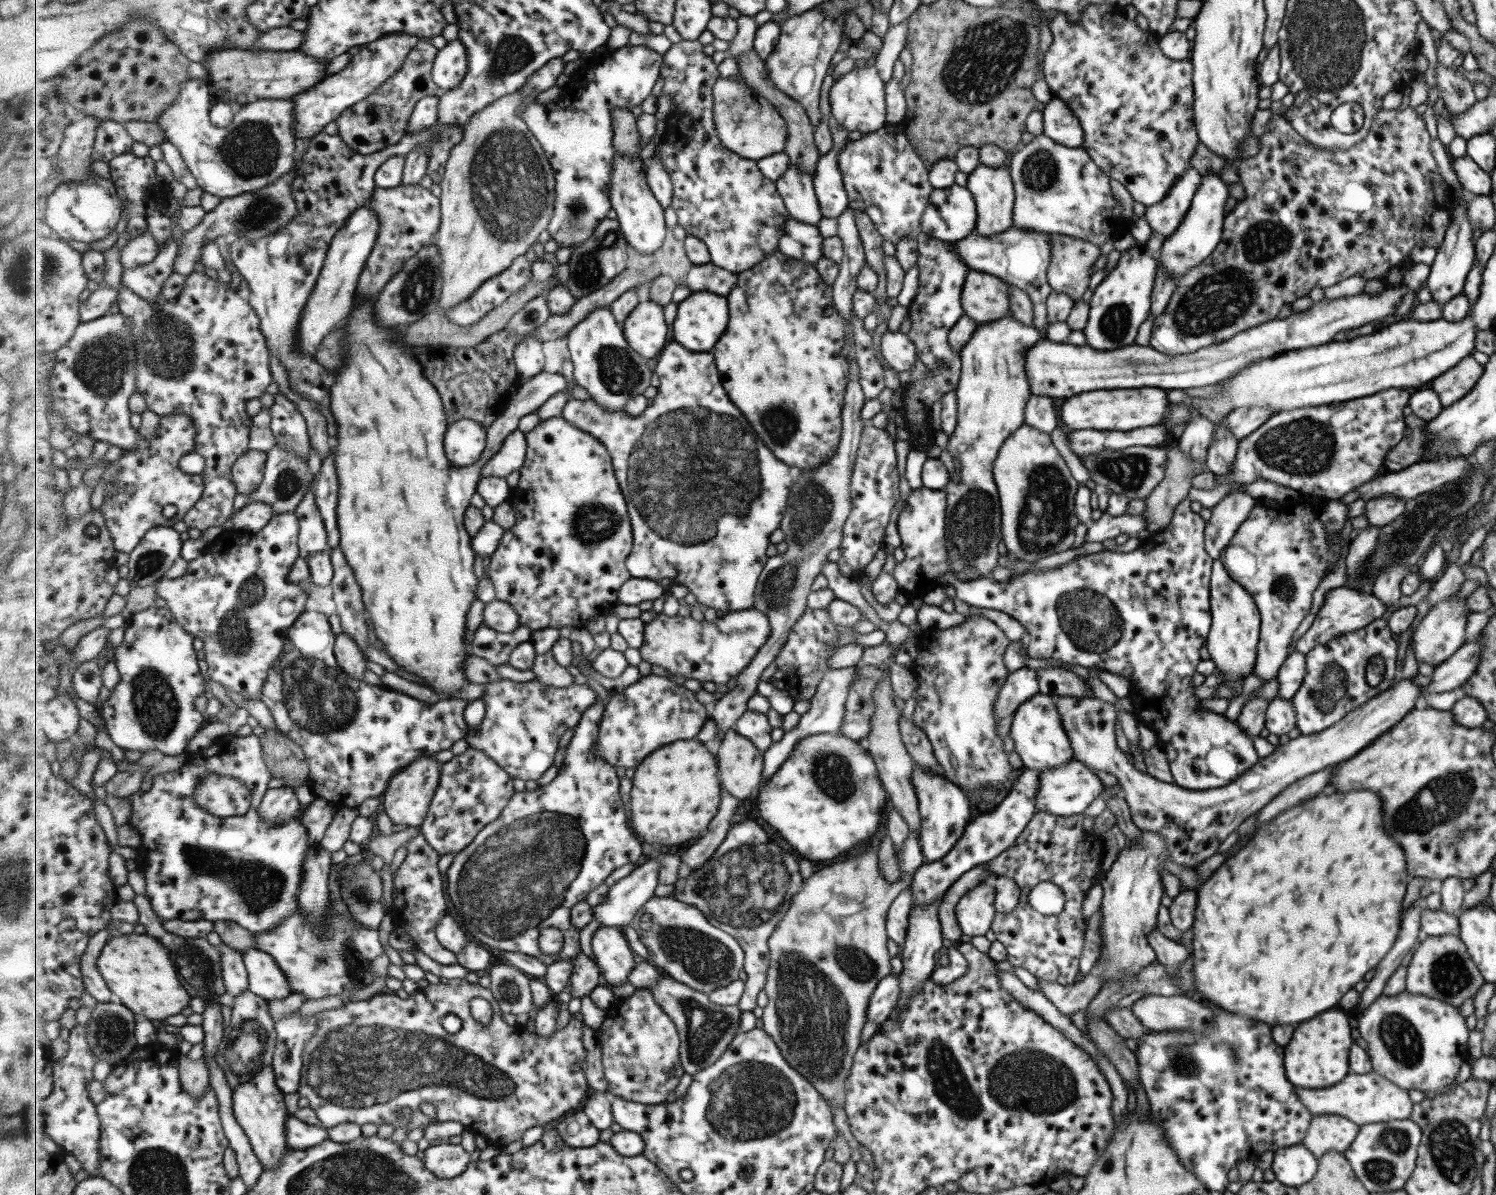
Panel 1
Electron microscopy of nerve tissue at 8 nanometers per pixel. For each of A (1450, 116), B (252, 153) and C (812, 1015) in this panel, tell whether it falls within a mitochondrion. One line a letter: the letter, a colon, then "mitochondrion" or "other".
A: other
B: mitochondrion
C: mitochondrion

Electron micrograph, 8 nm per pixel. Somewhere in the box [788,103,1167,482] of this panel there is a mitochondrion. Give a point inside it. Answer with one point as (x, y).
(1041, 172)

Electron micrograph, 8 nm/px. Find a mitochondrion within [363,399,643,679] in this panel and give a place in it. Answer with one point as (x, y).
(592, 522)

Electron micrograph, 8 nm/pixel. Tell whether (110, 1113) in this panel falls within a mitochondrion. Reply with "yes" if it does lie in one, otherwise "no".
no

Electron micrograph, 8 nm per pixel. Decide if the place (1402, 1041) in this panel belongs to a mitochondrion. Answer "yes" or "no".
yes

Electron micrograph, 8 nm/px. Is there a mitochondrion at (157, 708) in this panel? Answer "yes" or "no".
yes

